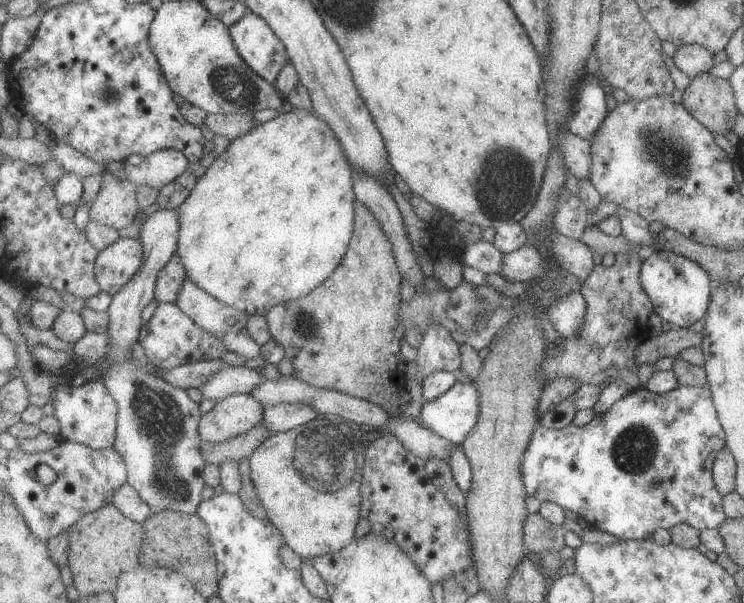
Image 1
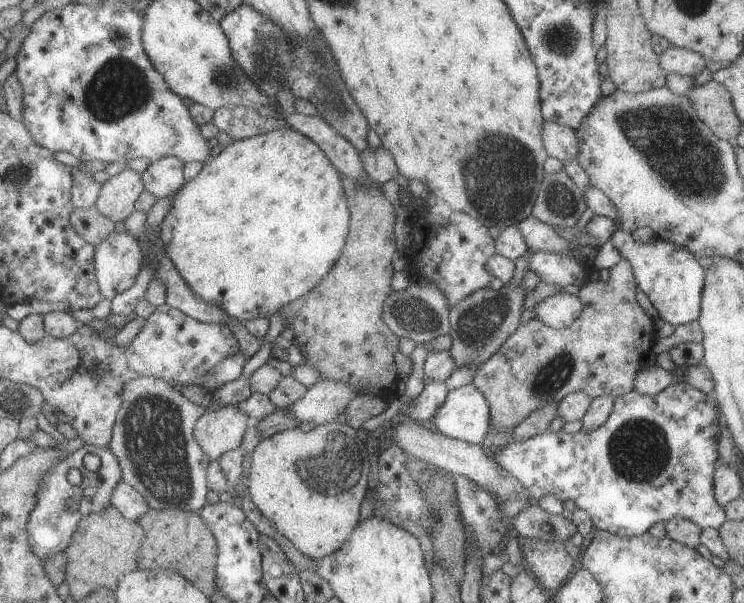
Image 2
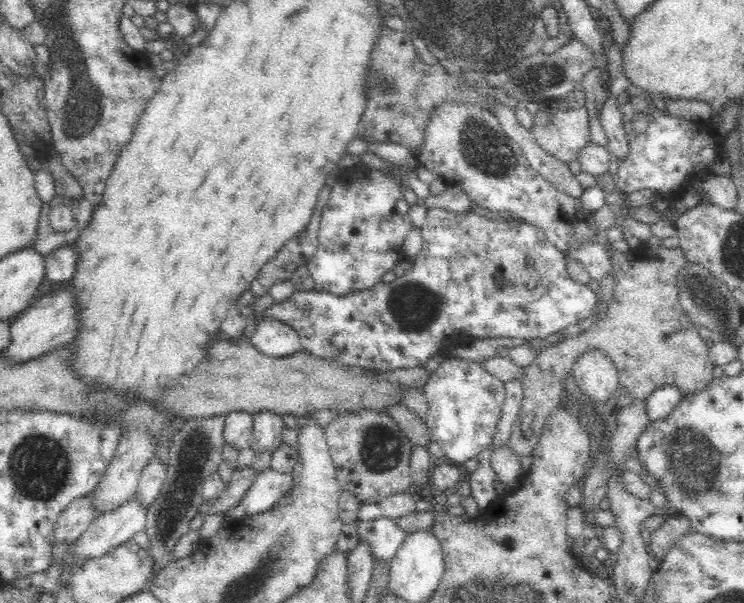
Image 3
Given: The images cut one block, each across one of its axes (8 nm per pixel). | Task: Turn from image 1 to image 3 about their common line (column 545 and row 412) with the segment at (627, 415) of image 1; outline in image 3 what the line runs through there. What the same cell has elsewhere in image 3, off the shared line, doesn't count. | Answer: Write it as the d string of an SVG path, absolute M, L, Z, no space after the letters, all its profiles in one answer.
M448 357L438 366L437 370L431 373L428 383L421 388L421 391L427 399L429 407L428 429L438 447L444 452L444 461L464 463L489 448L494 442L496 428L506 399L505 384L492 374L486 373L480 364L462 358Z

